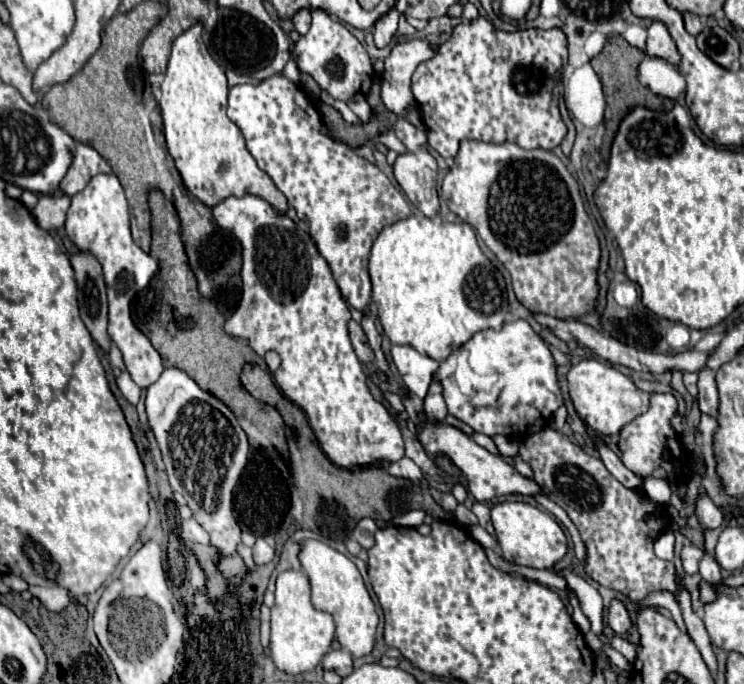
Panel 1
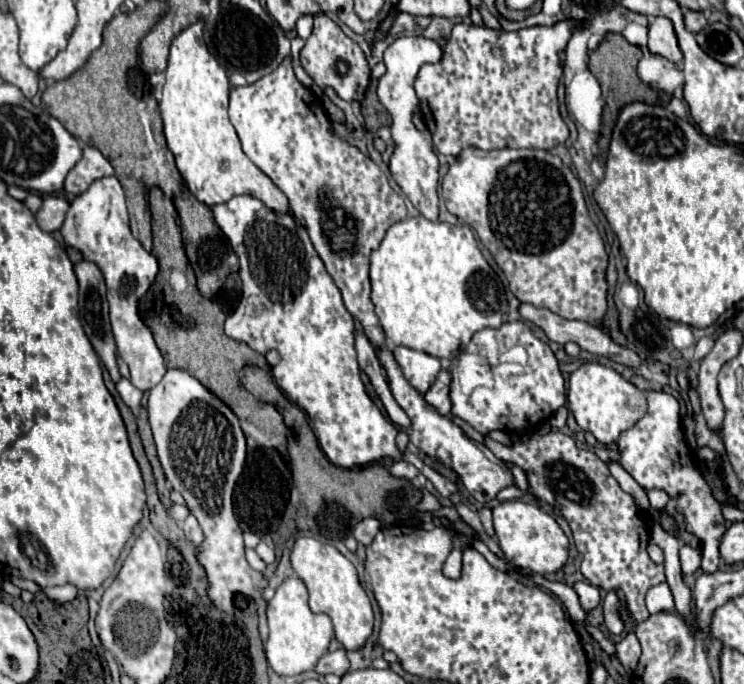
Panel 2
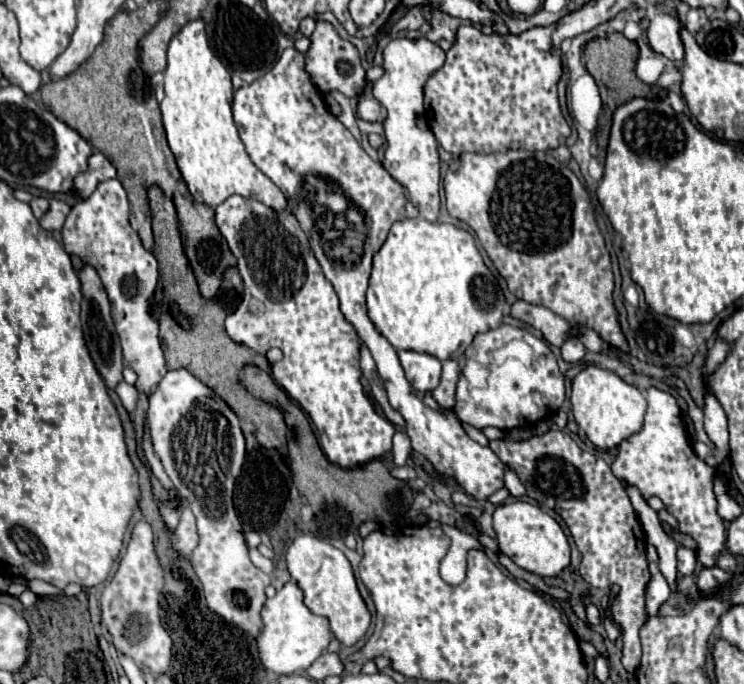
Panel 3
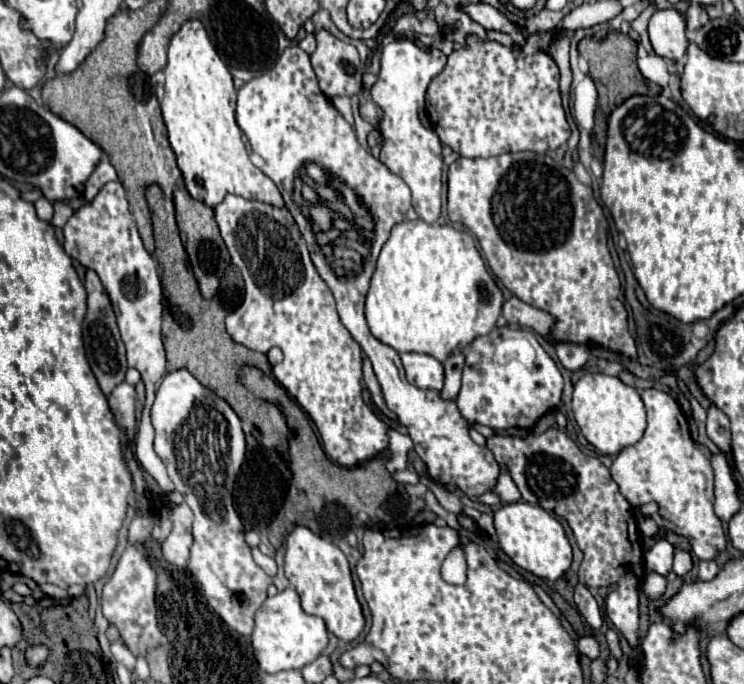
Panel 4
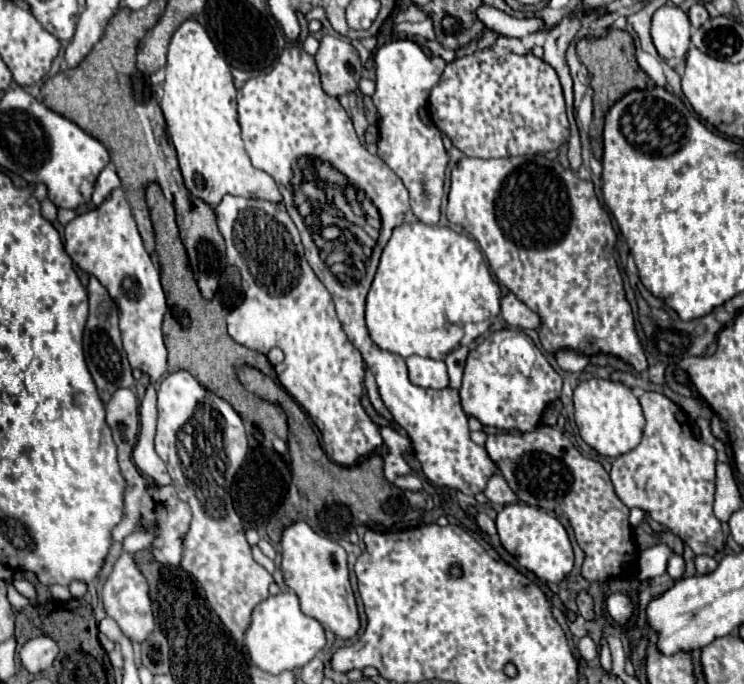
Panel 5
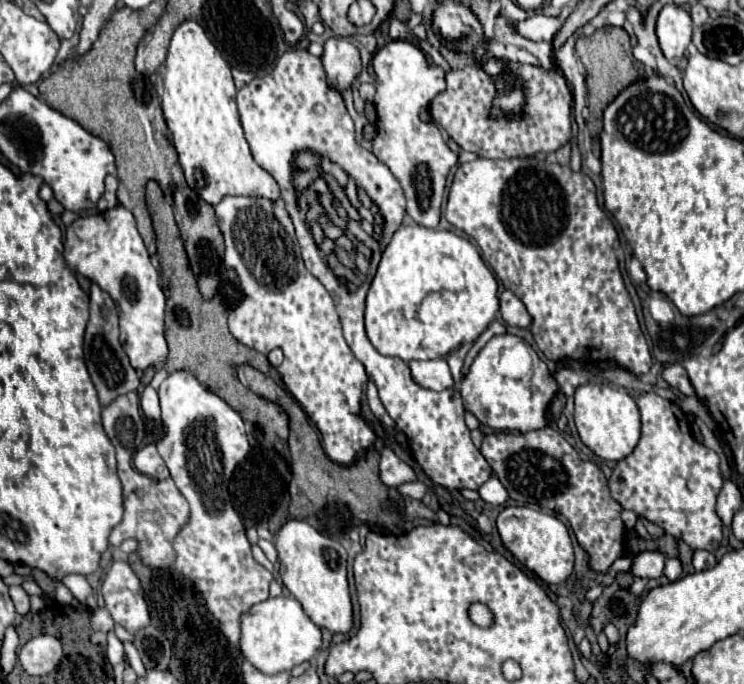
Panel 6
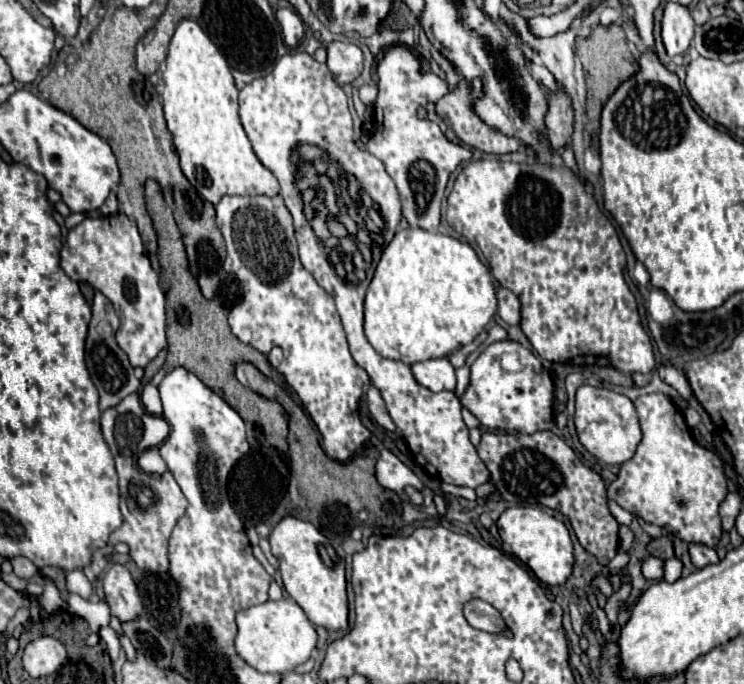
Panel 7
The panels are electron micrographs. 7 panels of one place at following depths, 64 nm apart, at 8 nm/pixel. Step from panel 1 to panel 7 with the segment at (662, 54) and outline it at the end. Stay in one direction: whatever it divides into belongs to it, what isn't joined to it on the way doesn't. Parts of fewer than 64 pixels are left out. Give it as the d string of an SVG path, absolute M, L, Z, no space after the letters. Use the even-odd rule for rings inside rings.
M668 2L664 6L662 18L662 42L666 46L668 56L686 54L690 42L694 38L694 18L690 10L678 2Z

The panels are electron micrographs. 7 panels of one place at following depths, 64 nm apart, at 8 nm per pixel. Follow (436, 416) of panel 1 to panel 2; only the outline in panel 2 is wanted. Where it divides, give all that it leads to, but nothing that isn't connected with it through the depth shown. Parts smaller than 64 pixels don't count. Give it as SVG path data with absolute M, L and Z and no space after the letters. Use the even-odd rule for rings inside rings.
M442 368L440 376L432 384L432 388L424 394L428 404L432 404L444 416L448 416L450 408L452 408L452 402L450 402L450 382L452 382L450 368Z

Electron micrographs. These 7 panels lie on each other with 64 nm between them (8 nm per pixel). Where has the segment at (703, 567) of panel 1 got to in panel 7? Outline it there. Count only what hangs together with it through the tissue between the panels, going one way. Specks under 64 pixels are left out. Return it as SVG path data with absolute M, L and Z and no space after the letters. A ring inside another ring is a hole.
M664 394L638 396L634 400L634 406L640 416L642 442L638 444L634 458L620 466L616 480L608 488L608 498L616 500L624 510L640 516L644 522L664 528L666 534L670 536L676 536L684 542L700 542L714 548L722 536L718 508L728 496L728 484L720 458L692 440L690 430L682 418L682 412L670 402L668 396Z

